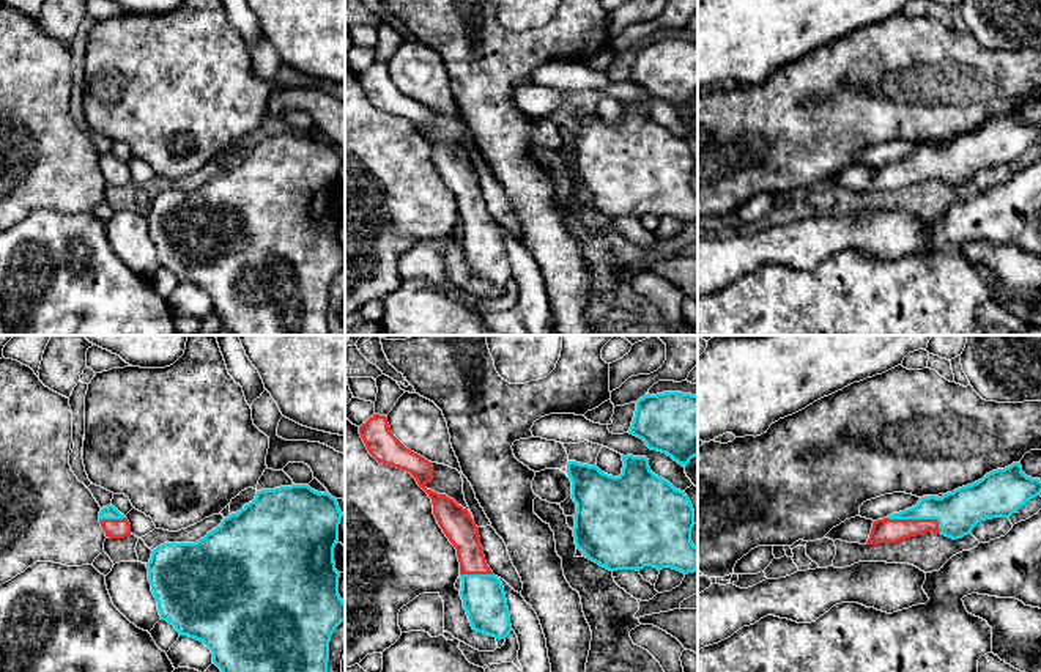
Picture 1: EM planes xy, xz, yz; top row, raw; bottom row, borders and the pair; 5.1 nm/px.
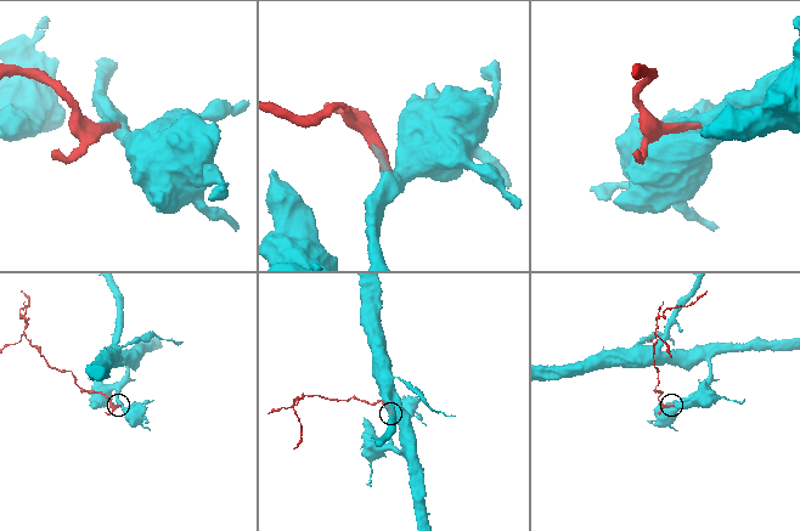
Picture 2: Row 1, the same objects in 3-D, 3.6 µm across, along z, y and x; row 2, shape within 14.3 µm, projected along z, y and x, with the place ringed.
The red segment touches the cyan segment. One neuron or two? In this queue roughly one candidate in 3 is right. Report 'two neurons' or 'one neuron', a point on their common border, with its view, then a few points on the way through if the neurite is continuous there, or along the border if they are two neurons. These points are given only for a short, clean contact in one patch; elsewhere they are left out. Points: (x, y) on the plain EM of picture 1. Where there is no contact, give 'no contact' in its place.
one neuron | yz (918, 167)

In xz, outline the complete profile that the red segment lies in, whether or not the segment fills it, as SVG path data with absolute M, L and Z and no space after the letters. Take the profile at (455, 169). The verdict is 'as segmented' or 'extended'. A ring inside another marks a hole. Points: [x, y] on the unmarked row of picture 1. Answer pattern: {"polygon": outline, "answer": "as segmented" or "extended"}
{"polygon": "M373 61L365 71L359 74L359 82L369 98L369 101L383 112L409 120L417 132L428 142L433 151L433 162L449 186L449 189L457 197L457 205L460 209L460 227L461 238L460 244L463 247L463 255L469 266L474 279L493 283L496 286L506 286L512 279L510 263L507 255L507 247L504 241L502 230L493 222L485 209L483 195L480 192L479 175L471 165L469 159L458 153L454 146L446 142L438 142L427 137L425 132L433 127L433 113L424 104L406 96L391 79L386 63Z", "answer": "extended"}

